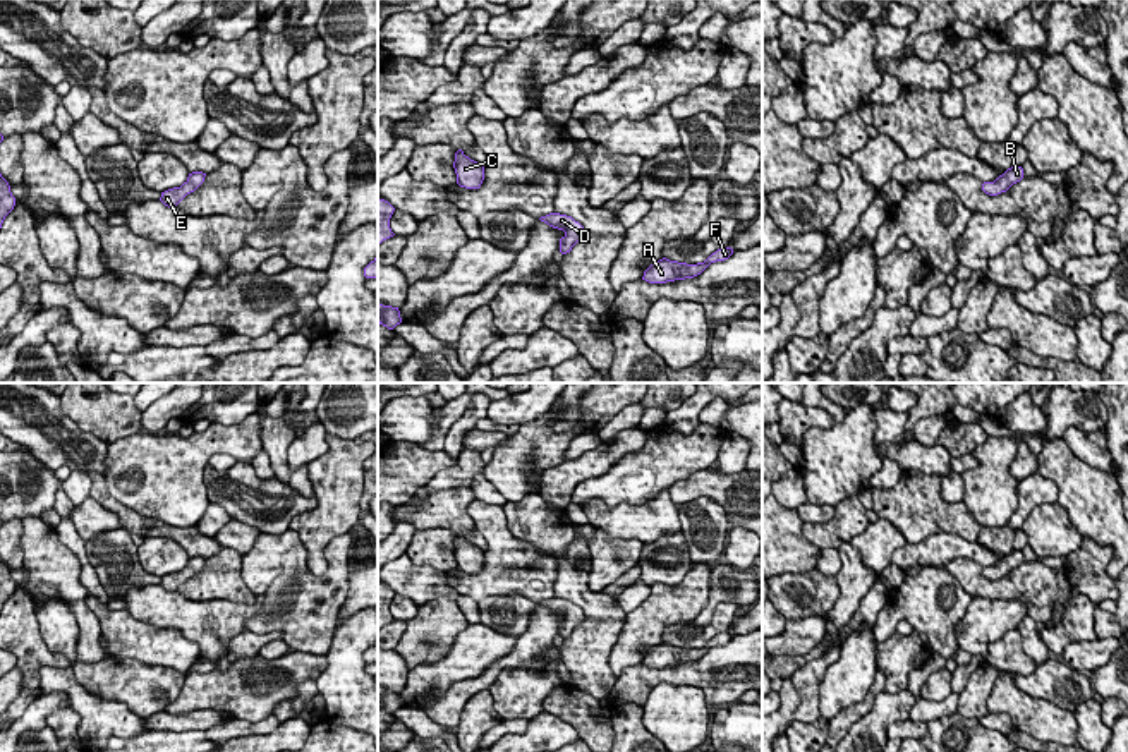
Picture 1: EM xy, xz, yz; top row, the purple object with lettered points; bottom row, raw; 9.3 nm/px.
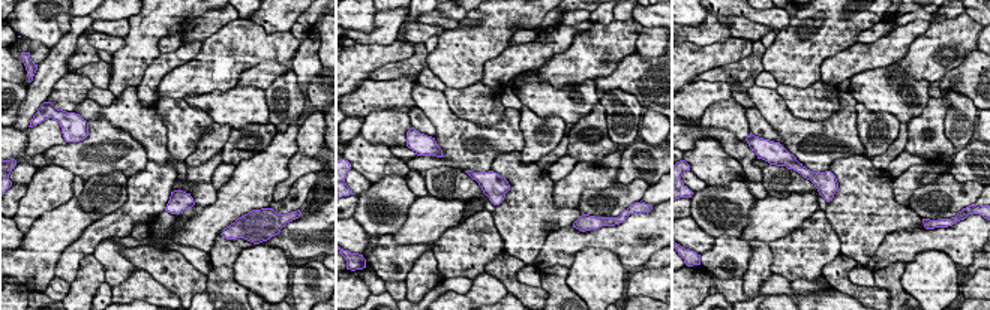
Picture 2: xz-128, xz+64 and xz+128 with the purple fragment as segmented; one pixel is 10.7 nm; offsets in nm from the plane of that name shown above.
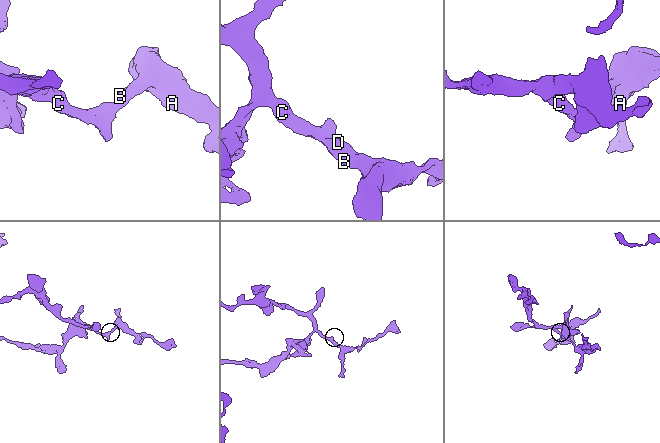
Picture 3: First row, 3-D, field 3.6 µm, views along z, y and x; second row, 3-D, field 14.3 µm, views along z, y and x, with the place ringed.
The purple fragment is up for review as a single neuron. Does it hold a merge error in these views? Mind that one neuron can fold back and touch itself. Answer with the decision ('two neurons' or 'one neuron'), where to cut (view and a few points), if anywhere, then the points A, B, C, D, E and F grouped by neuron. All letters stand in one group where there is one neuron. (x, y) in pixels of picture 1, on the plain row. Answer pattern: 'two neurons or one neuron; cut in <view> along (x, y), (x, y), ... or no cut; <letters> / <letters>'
one neuron; no cut; A B C D E F

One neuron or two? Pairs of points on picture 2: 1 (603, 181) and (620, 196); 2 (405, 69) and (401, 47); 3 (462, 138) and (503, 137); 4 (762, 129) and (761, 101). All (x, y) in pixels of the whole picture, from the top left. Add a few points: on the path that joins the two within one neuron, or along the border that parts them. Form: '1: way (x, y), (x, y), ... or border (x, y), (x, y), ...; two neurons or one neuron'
1: border (617, 181), (606, 187), (587, 189), (578, 205); two neurons
2: border (414, 44), (408, 57), (371, 72); two neurons
3: way (473, 138), (492, 138); one neuron
4: border (755, 107), (779, 135), (780, 143); two neurons

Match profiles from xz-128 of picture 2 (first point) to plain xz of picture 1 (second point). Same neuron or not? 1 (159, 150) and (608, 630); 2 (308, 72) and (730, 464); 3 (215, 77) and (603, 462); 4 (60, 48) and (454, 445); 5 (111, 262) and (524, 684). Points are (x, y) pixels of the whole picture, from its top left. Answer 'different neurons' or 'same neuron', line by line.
1: same neuron
2: same neuron
3: different neurons
4: same neuron
5: same neuron

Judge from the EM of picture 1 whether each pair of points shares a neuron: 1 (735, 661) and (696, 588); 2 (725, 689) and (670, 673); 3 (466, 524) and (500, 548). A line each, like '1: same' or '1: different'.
1: different
2: same
3: different

